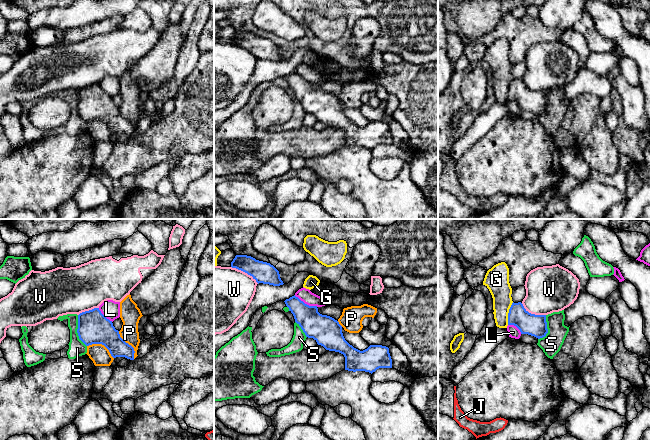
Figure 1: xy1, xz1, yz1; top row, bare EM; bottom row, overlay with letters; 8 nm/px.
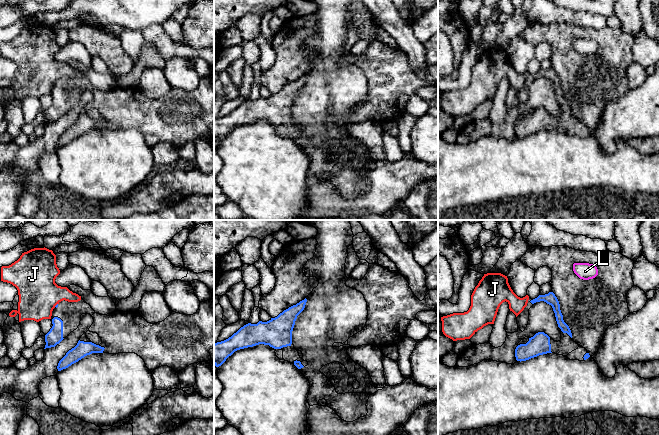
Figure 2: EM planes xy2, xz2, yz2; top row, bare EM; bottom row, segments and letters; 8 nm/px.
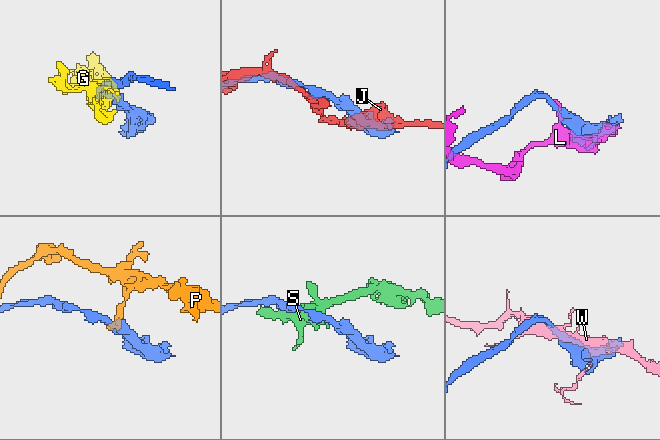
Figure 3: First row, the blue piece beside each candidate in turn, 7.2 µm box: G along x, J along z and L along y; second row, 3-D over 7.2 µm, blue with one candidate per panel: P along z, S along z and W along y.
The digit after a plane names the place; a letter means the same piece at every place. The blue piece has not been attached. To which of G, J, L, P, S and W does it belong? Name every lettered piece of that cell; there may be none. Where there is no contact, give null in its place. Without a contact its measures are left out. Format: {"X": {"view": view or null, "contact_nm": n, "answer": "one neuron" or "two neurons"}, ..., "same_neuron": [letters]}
{"G": {"view": "yz1", "contact_nm": 190, "answer": "two neurons"}, "J": {"view": "xy2", "contact_nm": 40, "answer": "two neurons"}, "L": {"view": "xz1", "contact_nm": 220, "answer": "two neurons"}, "P": {"view": "xy1", "contact_nm": 260, "answer": "two neurons"}, "S": {"view": "xy1", "contact_nm": 260, "answer": "two neurons"}, "W": {"view": "xz1", "contact_nm": 260, "answer": "two neurons"}, "same_neuron": []}

